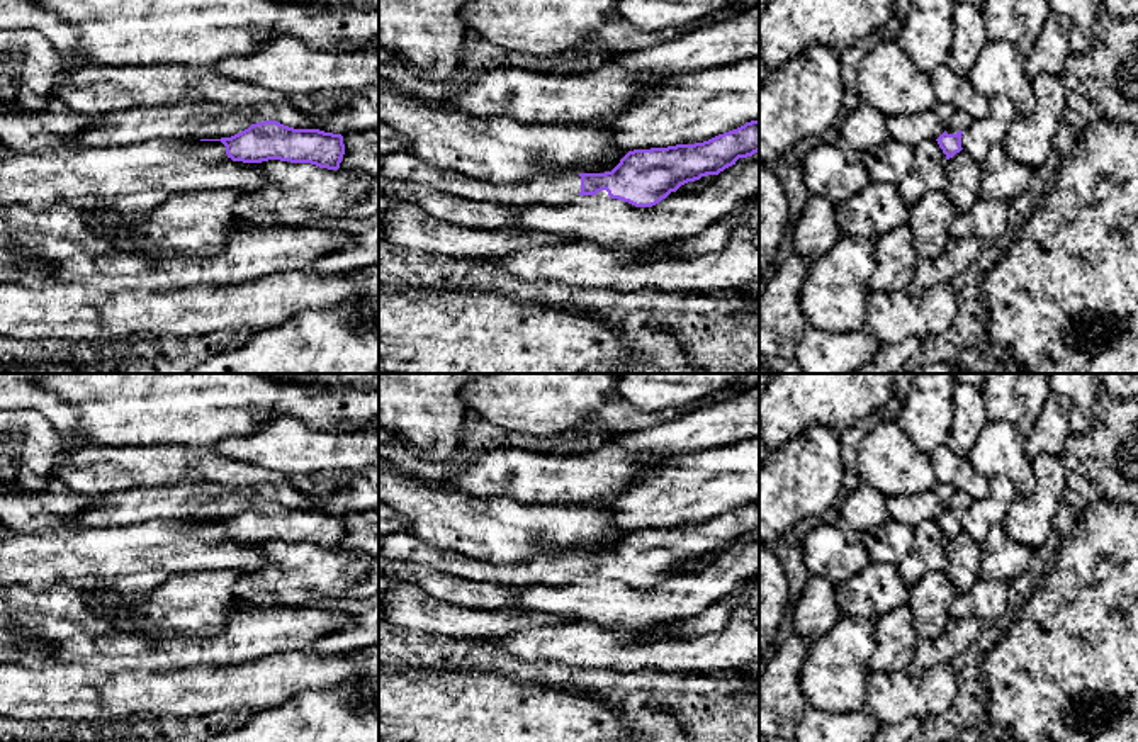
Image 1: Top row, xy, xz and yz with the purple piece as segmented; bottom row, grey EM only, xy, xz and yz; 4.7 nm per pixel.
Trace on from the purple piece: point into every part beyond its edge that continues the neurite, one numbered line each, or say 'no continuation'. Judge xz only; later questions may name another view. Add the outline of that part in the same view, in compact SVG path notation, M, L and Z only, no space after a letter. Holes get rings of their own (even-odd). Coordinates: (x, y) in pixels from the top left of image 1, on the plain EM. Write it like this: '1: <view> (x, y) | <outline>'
1: xz (549, 571) | M411 531L379 542L379 555L384 559L416 562L460 579L506 587L528 587L535 584L547 587L561 586L579 577L581 572L581 557L576 552L537 557L523 564L498 564L433 547Z

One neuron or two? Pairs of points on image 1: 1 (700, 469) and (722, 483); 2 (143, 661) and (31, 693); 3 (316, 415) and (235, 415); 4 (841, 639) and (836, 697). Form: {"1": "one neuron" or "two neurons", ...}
{"1": "one neuron", "2": "two neurons", "3": "one neuron", "4": "one neuron"}

